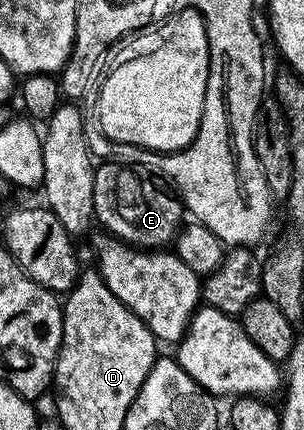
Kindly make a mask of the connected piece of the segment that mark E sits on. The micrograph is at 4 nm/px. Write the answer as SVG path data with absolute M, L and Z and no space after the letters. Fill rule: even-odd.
M102 161L93 171L93 212L98 223L102 222L104 229L115 238L150 252L160 251L174 241L177 231L183 225L183 203L174 193L168 194L161 186L152 182L152 177L140 178L138 171L132 165L124 162Z

